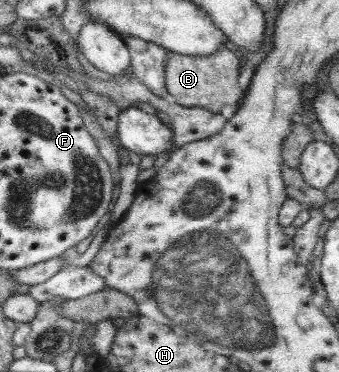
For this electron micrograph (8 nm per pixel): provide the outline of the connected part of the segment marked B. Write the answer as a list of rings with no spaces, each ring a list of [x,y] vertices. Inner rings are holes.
[[[232,46],[223,47],[206,57],[168,52],[165,86],[171,99],[184,107],[204,108],[212,113],[220,113],[226,105],[237,105],[244,94],[238,84],[242,64],[243,60]]]

